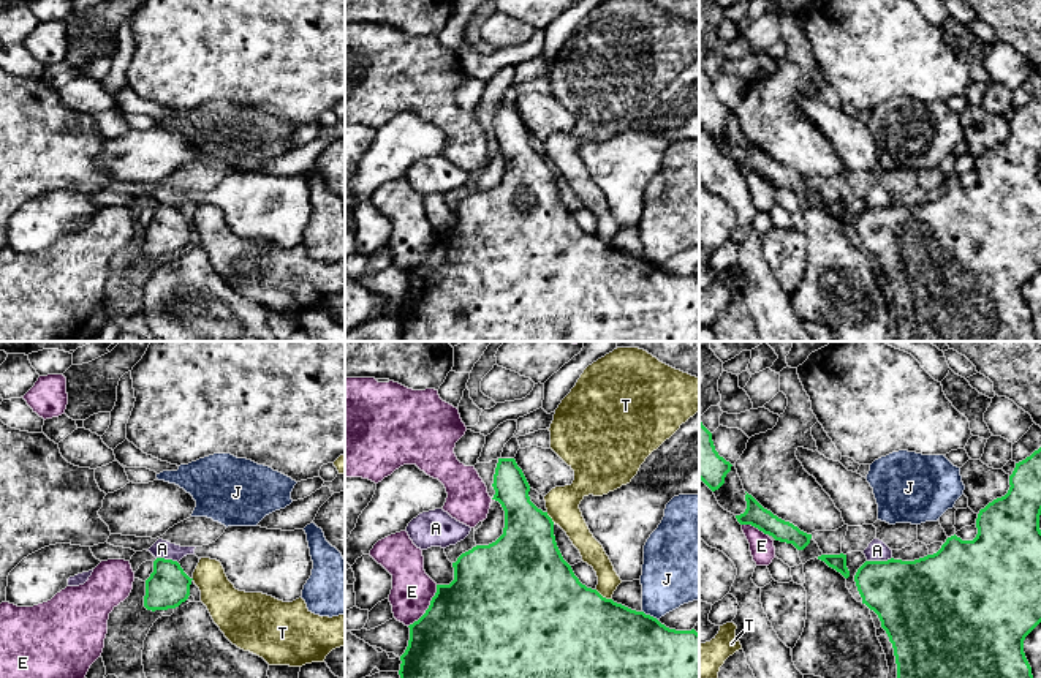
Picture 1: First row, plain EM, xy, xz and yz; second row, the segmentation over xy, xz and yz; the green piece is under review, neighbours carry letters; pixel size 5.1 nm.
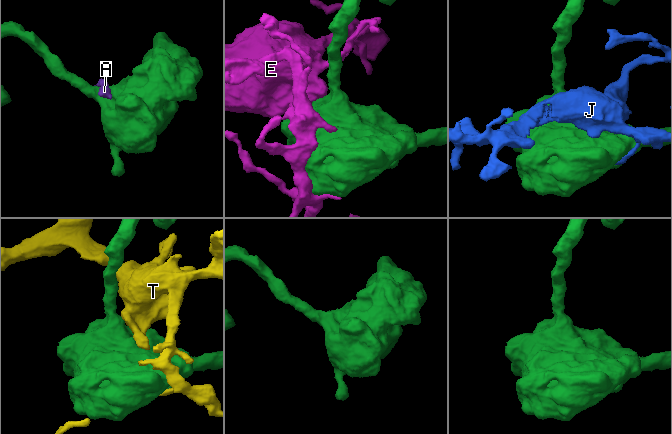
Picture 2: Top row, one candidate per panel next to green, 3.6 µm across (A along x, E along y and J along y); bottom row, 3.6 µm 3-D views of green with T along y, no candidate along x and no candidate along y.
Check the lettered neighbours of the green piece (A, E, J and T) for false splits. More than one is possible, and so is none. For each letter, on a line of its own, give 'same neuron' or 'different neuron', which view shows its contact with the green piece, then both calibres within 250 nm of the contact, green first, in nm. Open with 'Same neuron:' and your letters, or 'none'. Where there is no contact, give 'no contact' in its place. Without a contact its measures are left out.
Same neuron: none
A: different neuron | yz | 380/110 nm
E: different neuron | xz | 500/220 nm
J: different neuron | xz | 500/320 nm
T: different neuron | xz | 500/120 nm

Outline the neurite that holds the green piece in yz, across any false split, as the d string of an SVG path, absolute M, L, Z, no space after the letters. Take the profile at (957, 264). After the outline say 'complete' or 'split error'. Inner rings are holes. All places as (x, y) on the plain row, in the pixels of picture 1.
M1041 93L1025 106L1016 109L1009 122L1009 131L1005 142L994 145L979 156L976 164L978 180L973 186L962 186L954 180L933 201L914 207L894 204L888 207L865 207L857 215L854 228L862 250L878 261L881 273L886 277L894 294L897 310L895 341L1038 341L1032 313L1024 299L1024 286L1041 269Z; complete

